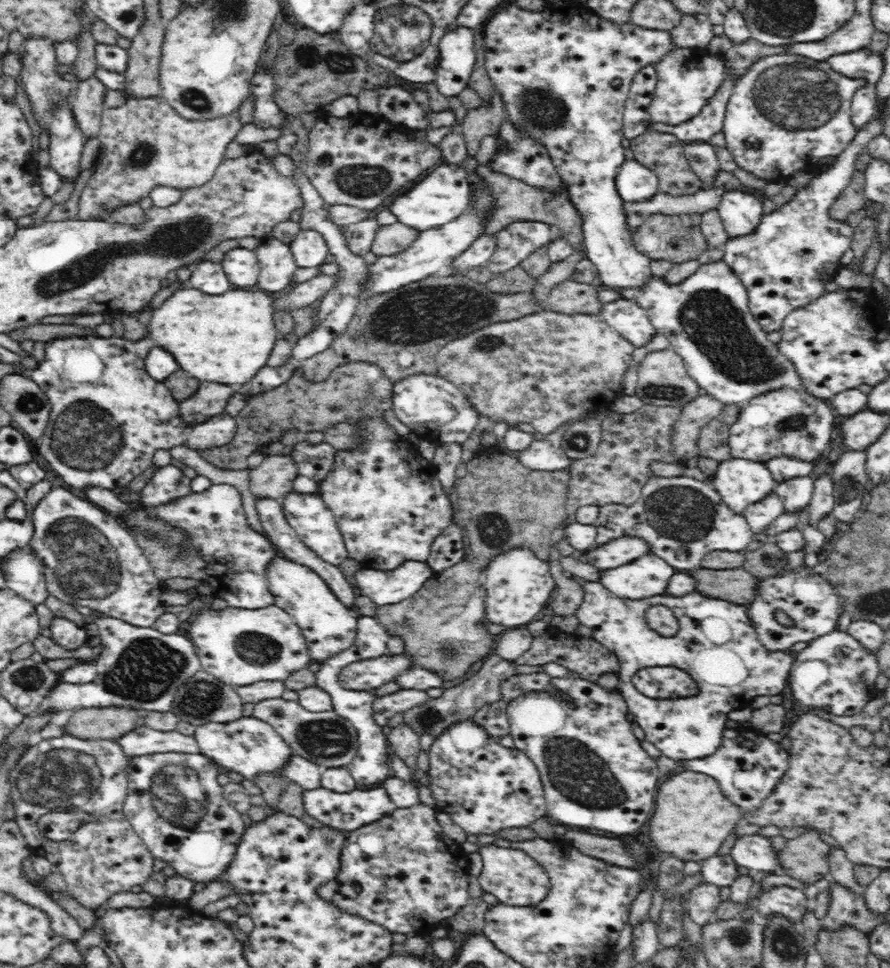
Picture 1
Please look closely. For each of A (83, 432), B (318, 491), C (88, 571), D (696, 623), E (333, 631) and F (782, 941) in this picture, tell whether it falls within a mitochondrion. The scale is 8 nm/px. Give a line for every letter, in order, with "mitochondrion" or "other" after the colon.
A: mitochondrion
B: other
C: mitochondrion
D: other
E: other
F: mitochondrion

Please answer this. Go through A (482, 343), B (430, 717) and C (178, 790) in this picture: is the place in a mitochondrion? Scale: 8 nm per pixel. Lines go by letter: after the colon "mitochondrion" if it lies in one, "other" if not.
A: mitochondrion
B: mitochondrion
C: mitochondrion

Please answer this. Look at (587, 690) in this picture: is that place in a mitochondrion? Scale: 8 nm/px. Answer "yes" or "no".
no

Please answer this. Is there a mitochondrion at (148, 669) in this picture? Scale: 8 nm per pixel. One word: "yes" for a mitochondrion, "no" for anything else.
yes

